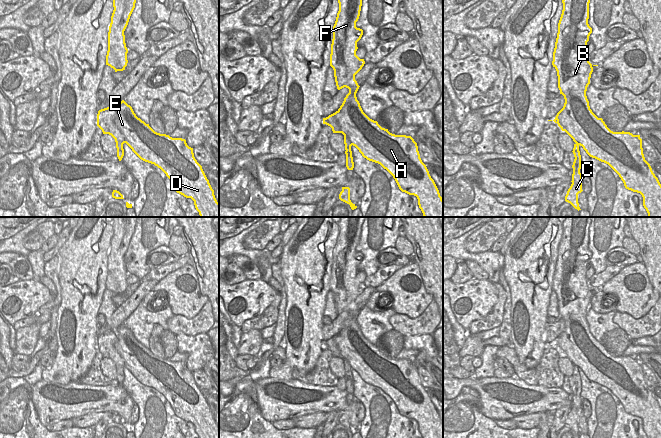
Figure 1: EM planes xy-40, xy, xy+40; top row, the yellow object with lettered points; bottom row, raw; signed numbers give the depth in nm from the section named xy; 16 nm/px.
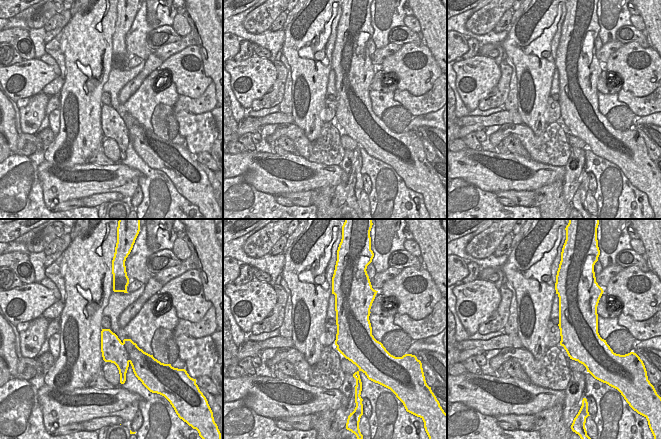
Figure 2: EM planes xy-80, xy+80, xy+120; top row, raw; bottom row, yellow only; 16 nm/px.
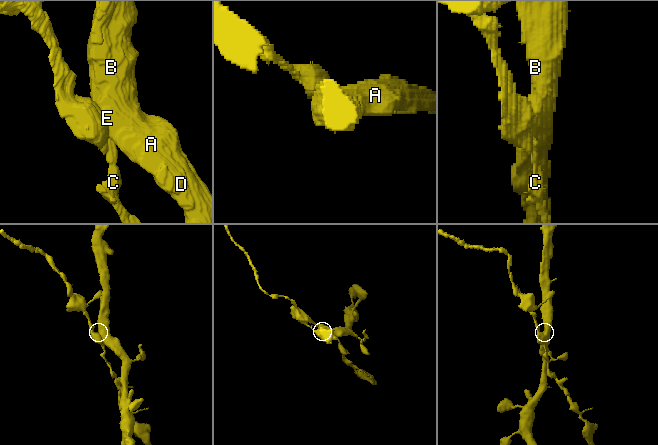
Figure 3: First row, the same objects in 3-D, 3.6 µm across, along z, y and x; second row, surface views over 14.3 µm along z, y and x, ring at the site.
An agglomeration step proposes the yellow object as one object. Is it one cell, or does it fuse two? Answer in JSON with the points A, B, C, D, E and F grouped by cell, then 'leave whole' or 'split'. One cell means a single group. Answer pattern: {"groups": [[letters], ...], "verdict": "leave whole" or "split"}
{"groups": [["A", "B", "D", "E", "F"], ["C"]], "verdict": "split"}

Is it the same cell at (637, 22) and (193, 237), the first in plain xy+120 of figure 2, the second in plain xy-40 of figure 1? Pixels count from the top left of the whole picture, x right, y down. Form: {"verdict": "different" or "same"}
{"verdict": "different"}

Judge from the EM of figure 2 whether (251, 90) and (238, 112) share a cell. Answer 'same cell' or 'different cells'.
different cells

